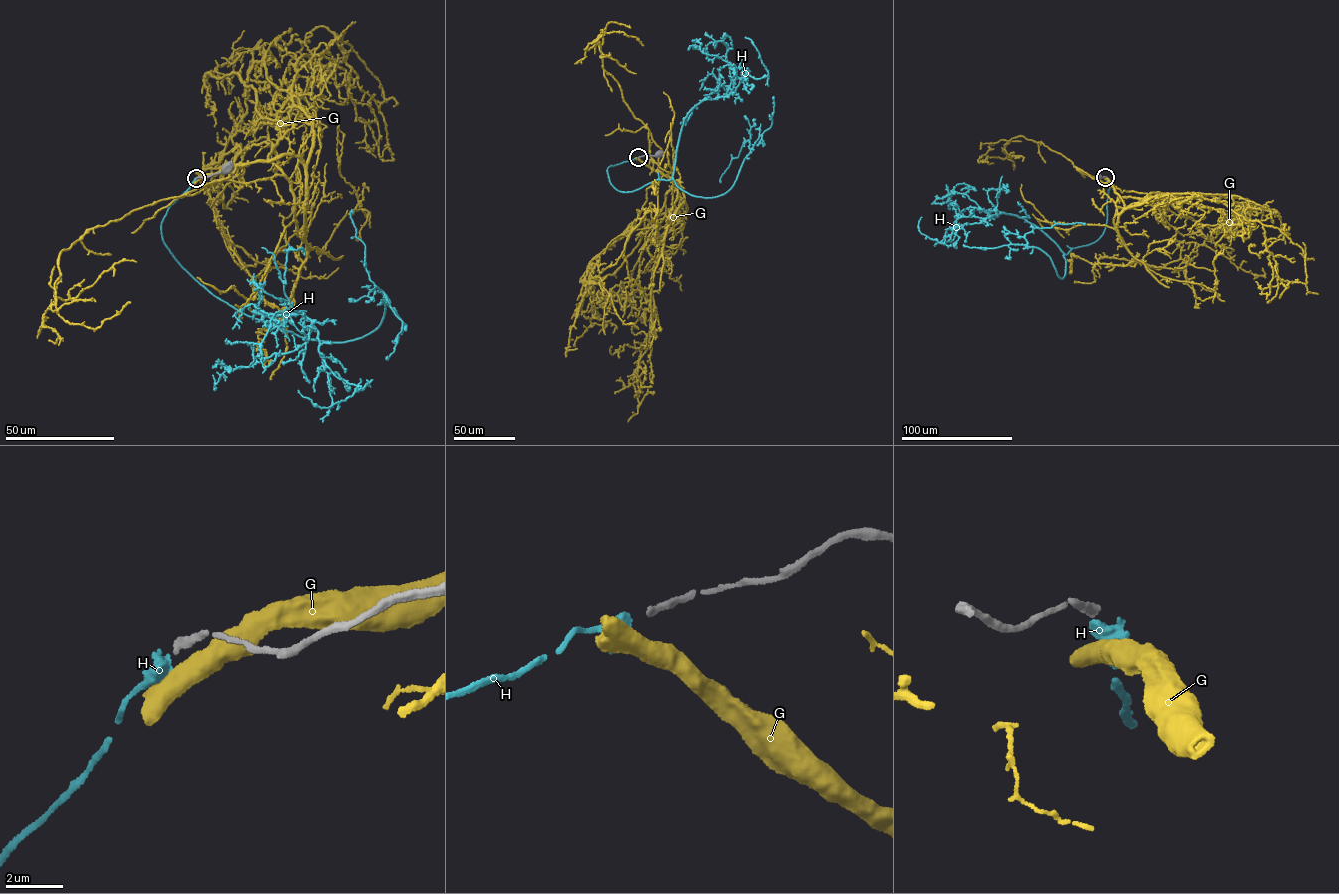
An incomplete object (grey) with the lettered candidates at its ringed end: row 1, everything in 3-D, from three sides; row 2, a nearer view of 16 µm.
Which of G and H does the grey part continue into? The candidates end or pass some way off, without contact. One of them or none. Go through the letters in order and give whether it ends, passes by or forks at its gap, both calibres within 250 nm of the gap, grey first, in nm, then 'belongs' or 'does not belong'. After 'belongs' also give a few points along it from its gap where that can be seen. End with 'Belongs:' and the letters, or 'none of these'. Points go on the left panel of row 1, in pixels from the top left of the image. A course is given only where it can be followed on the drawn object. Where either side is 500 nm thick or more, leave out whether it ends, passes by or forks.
G: 260/600 nm | does not belong
H: it passes by | 260/360 nm | belongs | via (196, 179), (161, 223), (177, 262), (245, 314), (307, 317), (364, 388), (325, 408), (298, 390)
Belongs: H

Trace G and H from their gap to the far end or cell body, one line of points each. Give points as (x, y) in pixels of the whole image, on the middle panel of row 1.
G: (637, 158), (678, 184), (687, 210), (667, 229), (654, 266), (653, 312), (633, 383), (639, 405), (651, 392)
H: (637, 158), (609, 166), (616, 189), (670, 180), (687, 114), (734, 92), (744, 75), (768, 75), (745, 38)

